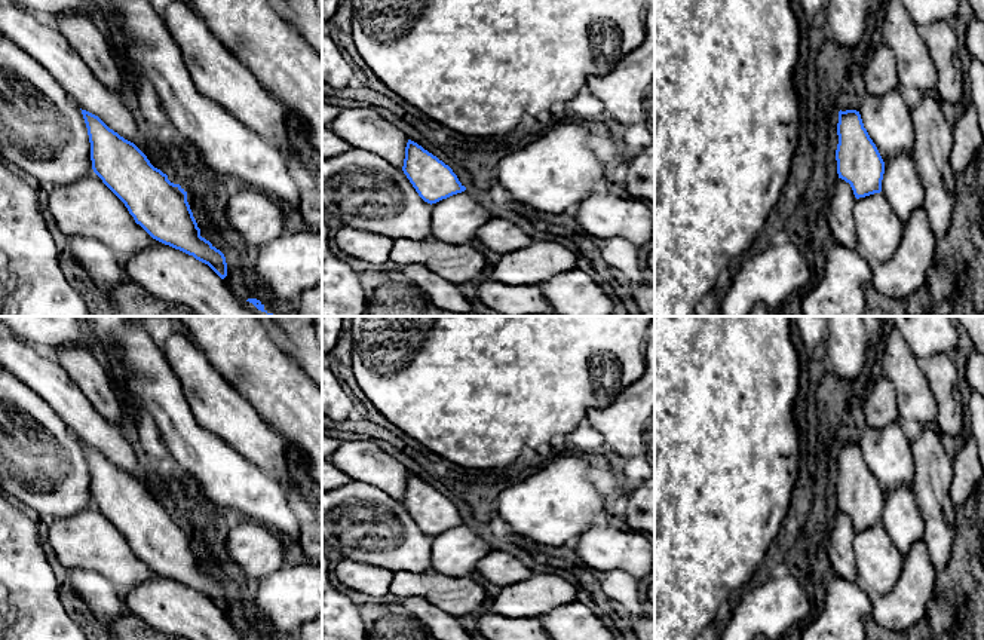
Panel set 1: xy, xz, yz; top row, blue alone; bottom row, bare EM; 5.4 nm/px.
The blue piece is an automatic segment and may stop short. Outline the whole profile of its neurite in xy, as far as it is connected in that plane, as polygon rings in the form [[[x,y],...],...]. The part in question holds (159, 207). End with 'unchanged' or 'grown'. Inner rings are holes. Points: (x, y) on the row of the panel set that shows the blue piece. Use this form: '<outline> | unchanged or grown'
[[[82,110],[94,172],[125,203],[135,223],[153,239],[208,264],[227,276],[224,254],[200,236],[187,202],[187,192],[154,168],[131,141],[110,129],[98,116]]] | unchanged

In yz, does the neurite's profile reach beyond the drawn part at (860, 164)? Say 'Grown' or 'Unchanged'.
Unchanged

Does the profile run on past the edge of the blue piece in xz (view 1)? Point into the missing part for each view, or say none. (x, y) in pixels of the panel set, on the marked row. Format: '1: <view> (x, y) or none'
1: none

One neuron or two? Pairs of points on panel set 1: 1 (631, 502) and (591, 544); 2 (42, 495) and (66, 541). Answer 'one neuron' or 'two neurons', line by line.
1: two neurons
2: two neurons

